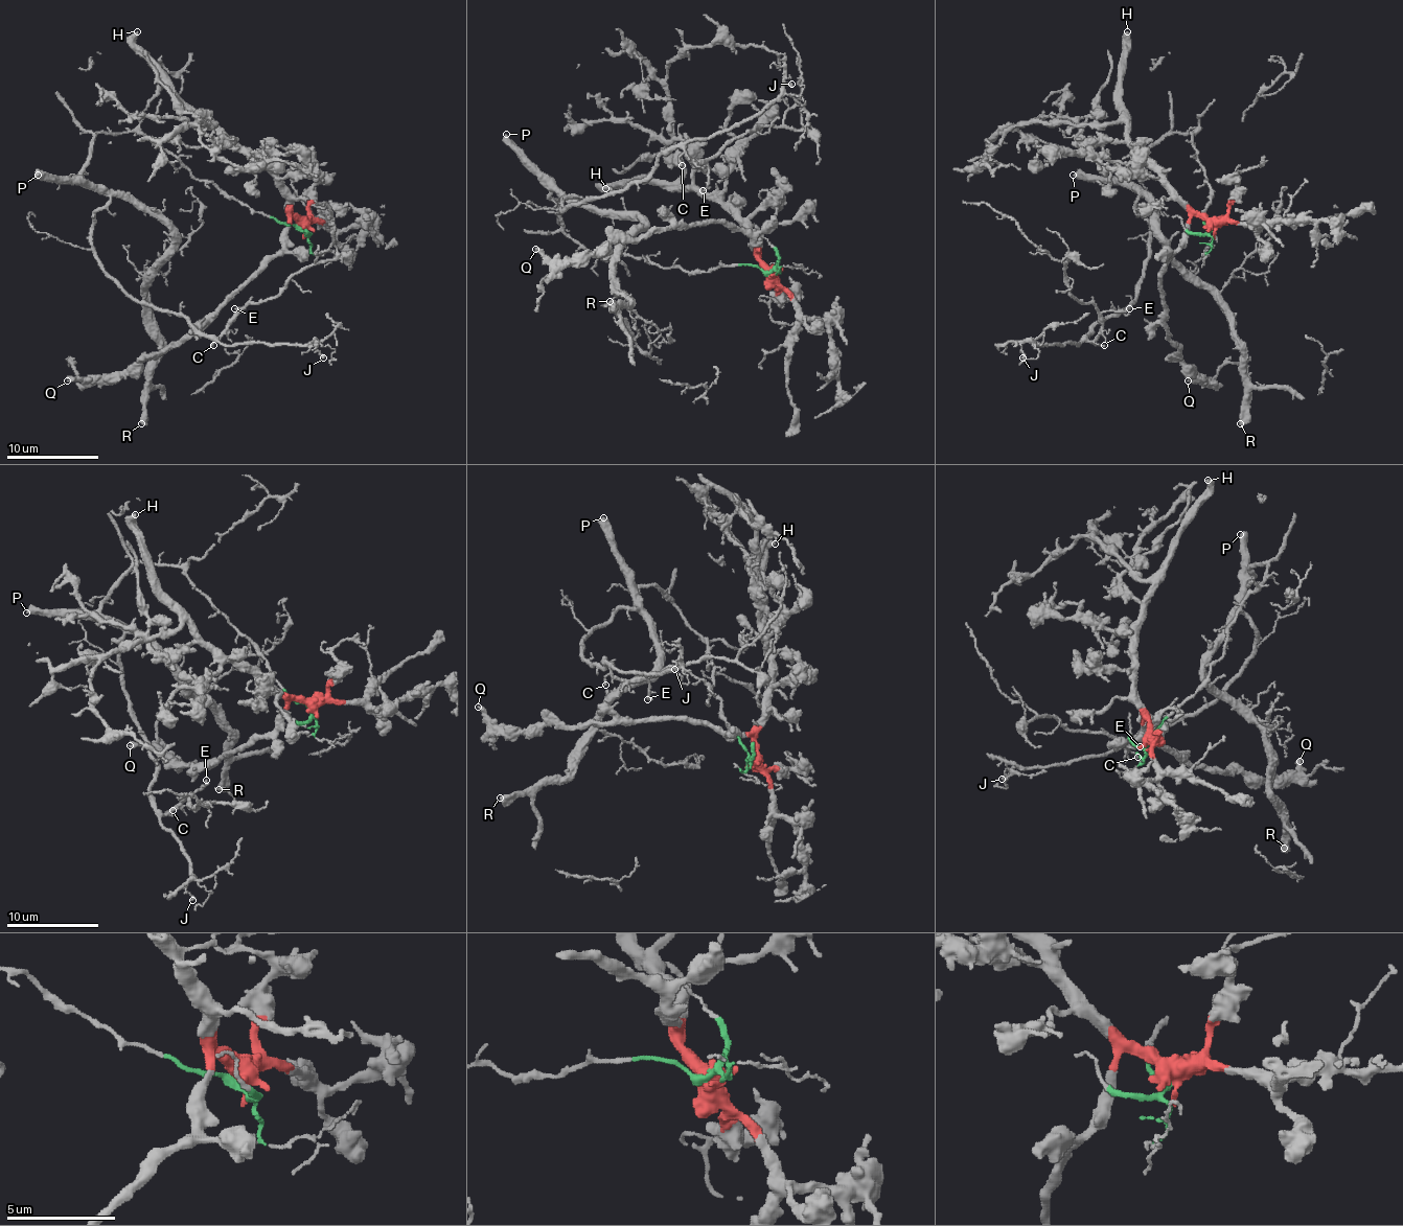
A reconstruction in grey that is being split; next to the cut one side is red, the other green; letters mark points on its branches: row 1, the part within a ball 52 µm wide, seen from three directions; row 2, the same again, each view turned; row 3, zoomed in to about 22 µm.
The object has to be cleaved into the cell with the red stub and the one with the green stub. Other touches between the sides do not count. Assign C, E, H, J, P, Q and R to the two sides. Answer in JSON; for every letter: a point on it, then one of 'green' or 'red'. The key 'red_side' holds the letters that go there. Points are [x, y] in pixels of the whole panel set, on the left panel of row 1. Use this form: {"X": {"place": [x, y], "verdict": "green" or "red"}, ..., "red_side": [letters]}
{"C": {"place": [213, 345], "verdict": "green"}, "E": {"place": [234, 308], "verdict": "green"}, "H": {"place": [137, 31], "verdict": "red"}, "J": {"place": [323, 357], "verdict": "green"}, "P": {"place": [38, 175], "verdict": "green"}, "Q": {"place": [67, 380], "verdict": "red"}, "R": {"place": [141, 423], "verdict": "green"}, "red_side": ["H", "Q"]}

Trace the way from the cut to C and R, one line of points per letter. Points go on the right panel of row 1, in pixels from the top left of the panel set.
C: (1213, 226), (1194, 134), (1162, 134), (1130, 178), (1148, 258), (1136, 297), (1088, 331), (1105, 346)
R: (1213, 226), (1194, 134), (1162, 134), (1130, 178), (1165, 249), (1242, 350), (1240, 423)

